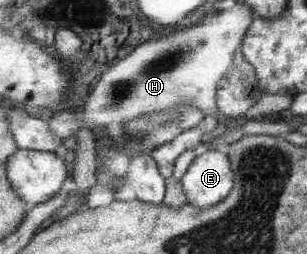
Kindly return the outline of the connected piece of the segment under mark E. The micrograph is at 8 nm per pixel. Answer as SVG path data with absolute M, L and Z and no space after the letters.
M201 150L199 157L192 163L188 172L181 178L187 202L207 209L220 204L235 188L235 171L226 150Z

